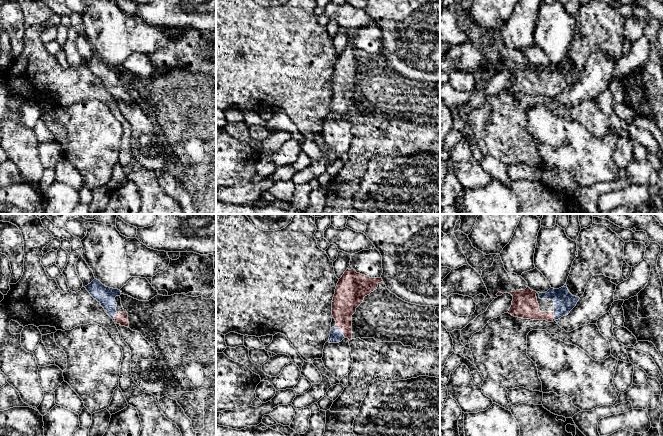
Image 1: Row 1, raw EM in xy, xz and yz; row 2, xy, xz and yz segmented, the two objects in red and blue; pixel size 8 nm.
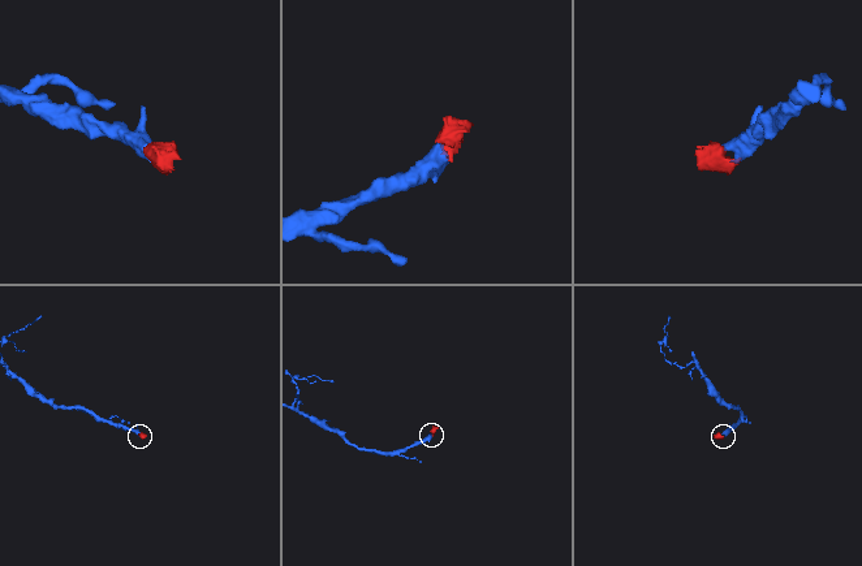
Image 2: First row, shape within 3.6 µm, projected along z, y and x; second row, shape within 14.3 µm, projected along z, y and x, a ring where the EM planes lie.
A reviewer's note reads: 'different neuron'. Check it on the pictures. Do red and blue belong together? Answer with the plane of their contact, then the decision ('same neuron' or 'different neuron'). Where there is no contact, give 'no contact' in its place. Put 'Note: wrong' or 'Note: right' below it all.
xz | same neuron
Note: wrong

